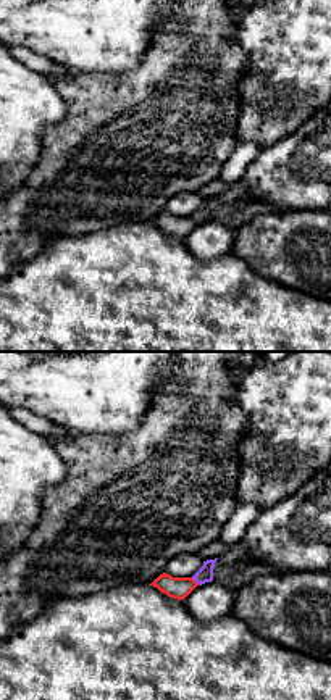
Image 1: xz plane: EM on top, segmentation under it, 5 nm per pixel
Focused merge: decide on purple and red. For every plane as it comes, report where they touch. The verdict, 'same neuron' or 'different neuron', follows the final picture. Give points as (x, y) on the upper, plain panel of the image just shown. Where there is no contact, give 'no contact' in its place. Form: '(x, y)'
(196, 220)

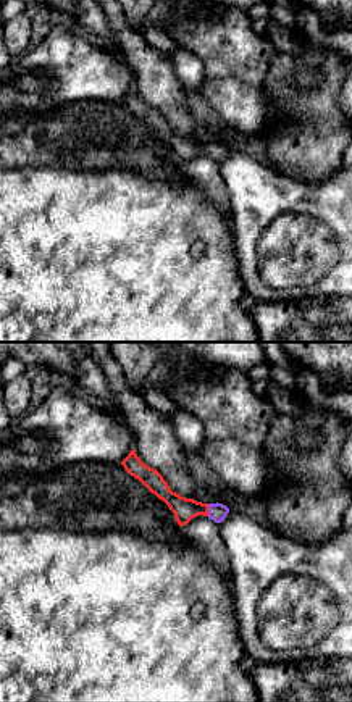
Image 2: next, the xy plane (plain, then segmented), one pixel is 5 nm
(209, 149)

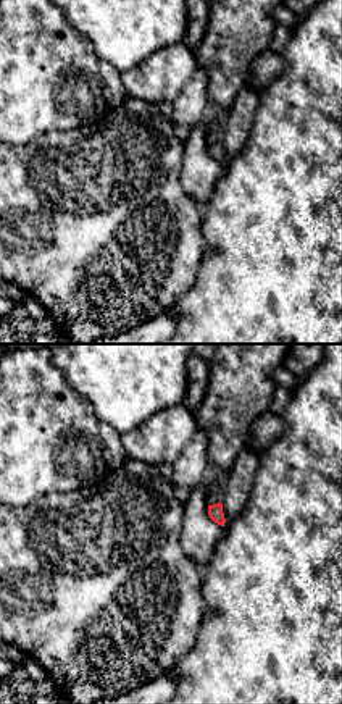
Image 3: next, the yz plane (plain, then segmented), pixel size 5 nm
no contact

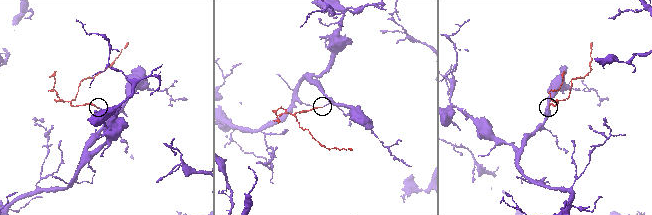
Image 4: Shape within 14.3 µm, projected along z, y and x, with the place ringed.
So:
same neuron

